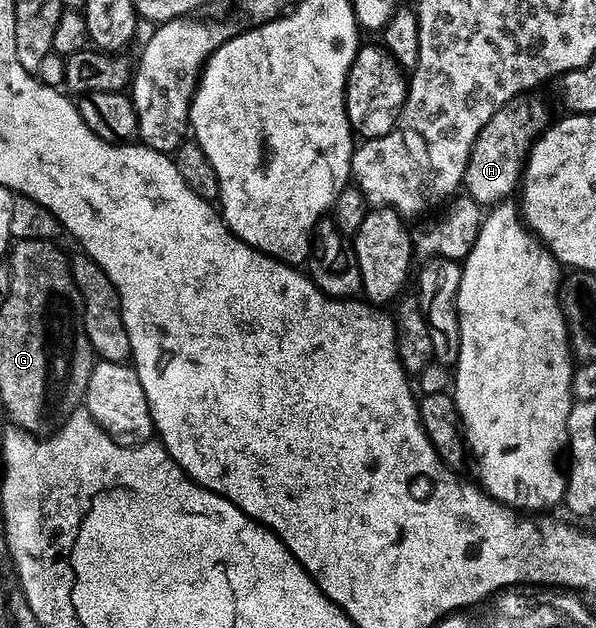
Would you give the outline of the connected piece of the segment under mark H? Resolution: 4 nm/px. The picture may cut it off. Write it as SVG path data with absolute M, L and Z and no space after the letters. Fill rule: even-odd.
M534 93L519 94L509 100L493 116L489 124L481 128L477 140L471 149L469 164L465 168L462 189L479 207L490 208L516 193L521 182L521 171L527 161L527 153L535 139L547 129L547 106Z

